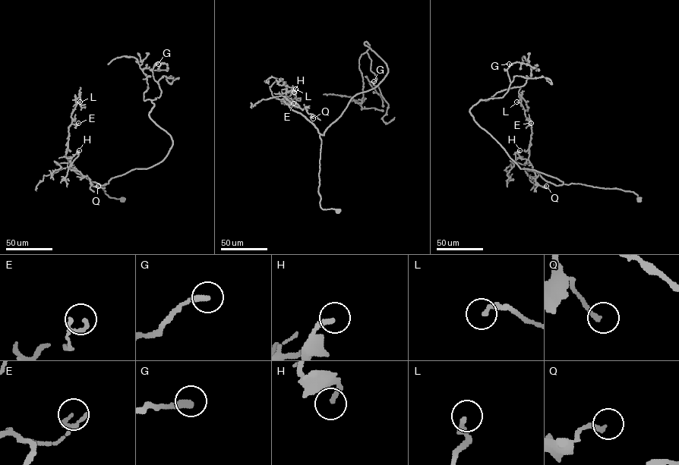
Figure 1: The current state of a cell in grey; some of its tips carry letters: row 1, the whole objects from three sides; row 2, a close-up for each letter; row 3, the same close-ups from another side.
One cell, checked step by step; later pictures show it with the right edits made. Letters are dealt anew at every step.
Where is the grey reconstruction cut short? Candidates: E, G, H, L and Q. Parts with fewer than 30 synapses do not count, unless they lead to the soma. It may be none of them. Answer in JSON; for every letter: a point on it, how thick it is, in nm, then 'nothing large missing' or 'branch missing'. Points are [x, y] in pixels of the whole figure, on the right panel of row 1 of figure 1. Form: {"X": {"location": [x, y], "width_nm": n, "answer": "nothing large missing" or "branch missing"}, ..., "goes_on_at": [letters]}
{"E": {"location": [531, 123], "width_nm": 160, "answer": "nothing large missing"}, "G": {"location": [509, 64], "width_nm": 280, "answer": "branch missing"}, "H": {"location": [519, 150], "width_nm": 220, "answer": "nothing large missing"}, "L": {"location": [516, 102], "width_nm": 240, "answer": "nothing large missing"}, "Q": {"location": [546, 186], "width_nm": 220, "answer": "nothing large missing"}, "goes_on_at": ["G"]}

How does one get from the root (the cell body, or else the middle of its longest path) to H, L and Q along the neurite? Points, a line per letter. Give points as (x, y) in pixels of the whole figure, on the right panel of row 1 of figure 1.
H: (639, 199), (633, 192), (620, 189), (555, 185), (535, 171), (528, 160), (521, 158), (519, 150)
L: (639, 199), (633, 192), (620, 189), (547, 181), (528, 158), (531, 124), (516, 102)
Q: (639, 199), (633, 192), (620, 189), (555, 185), (533, 168), (535, 181), (546, 186)

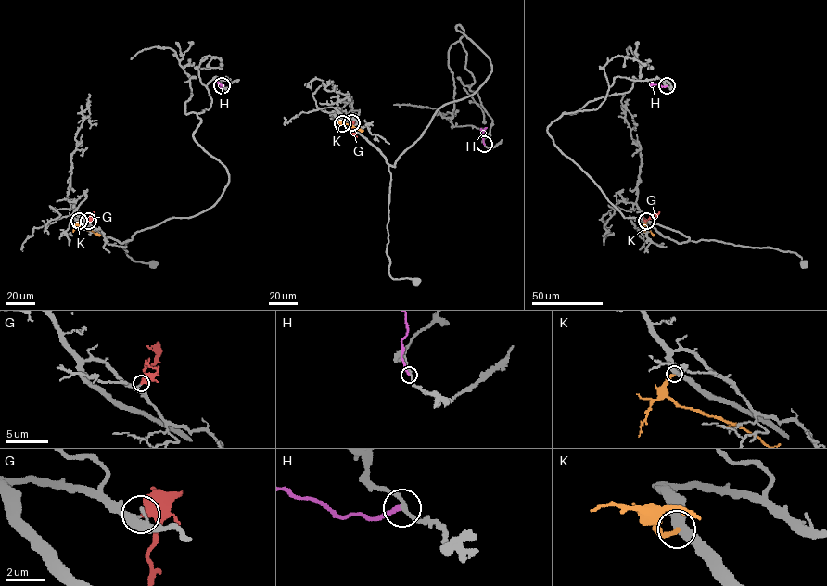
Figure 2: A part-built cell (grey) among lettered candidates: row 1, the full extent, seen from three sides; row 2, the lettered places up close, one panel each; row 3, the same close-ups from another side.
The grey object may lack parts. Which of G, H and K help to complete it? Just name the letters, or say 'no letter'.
G

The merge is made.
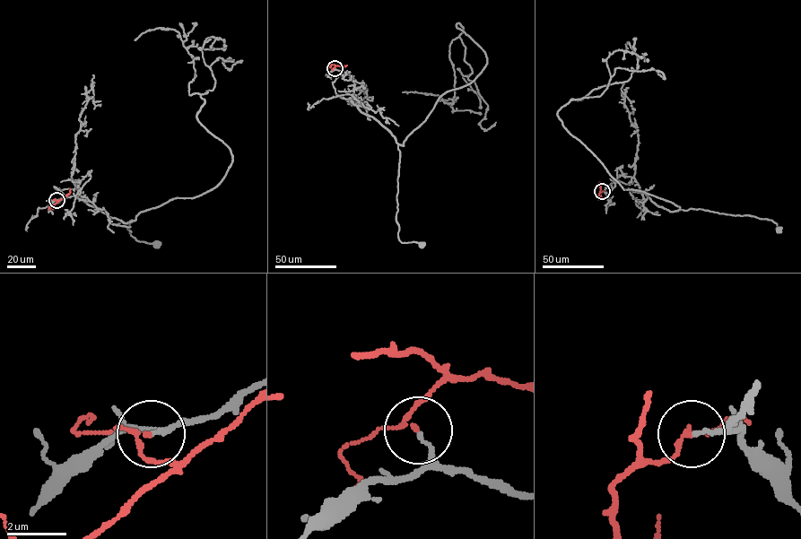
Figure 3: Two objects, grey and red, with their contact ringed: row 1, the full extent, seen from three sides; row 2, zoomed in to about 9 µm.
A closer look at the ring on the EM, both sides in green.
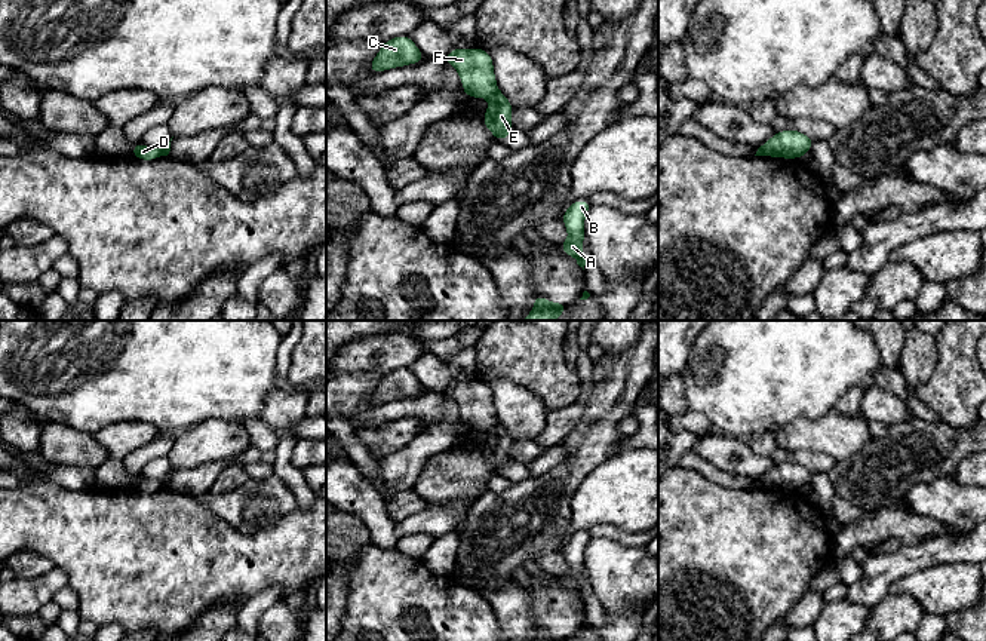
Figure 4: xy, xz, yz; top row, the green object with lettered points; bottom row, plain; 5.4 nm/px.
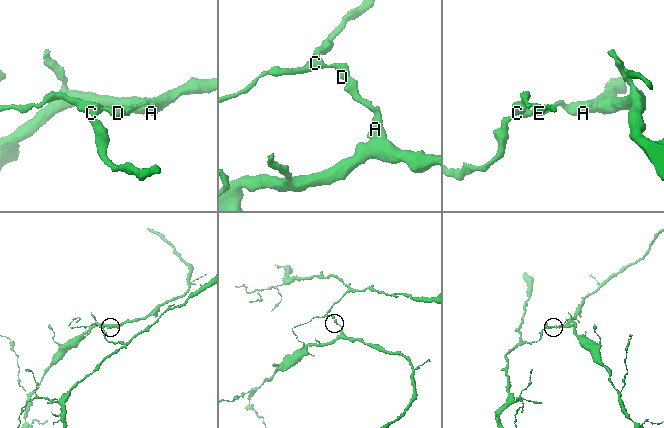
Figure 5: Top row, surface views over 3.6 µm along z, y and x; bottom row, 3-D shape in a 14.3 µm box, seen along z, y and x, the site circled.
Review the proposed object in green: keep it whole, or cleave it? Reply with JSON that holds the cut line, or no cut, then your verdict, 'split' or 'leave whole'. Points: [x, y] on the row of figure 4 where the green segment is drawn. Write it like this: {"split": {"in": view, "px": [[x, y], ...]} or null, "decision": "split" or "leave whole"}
{"split": {"in": "xz", "px": [[497, 89], [490, 98]]}, "decision": "split"}

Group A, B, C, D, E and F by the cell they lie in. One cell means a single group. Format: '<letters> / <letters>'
A B E / C D F

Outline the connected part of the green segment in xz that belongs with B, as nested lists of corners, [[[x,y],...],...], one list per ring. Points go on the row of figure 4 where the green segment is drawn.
[[[575,200],[572,202],[568,209],[562,215],[562,221],[566,227],[569,237],[559,243],[562,251],[569,257],[577,260],[577,264],[584,270],[586,260],[581,251],[581,245],[586,239],[584,233],[584,220],[592,206],[589,200]]]

